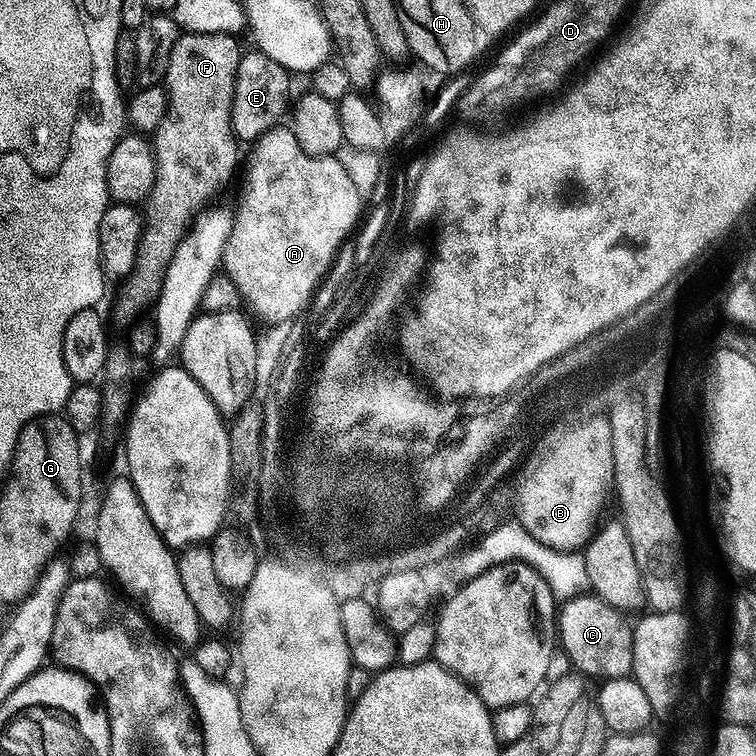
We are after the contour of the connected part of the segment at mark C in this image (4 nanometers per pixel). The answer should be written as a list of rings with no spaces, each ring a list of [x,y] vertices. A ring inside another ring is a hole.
[[[595,594],[571,596],[559,605],[556,618],[558,644],[577,673],[599,678],[624,678],[631,673],[628,671],[632,664],[634,668],[632,628],[624,625],[620,616],[623,615],[617,609]]]

